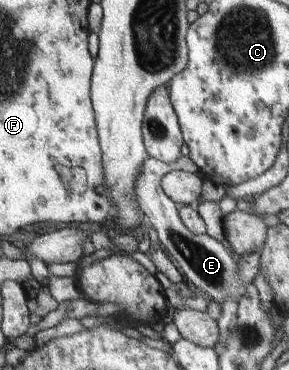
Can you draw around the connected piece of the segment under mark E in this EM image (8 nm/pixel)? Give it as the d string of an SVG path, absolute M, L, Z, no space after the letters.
M150 155L146 162L143 162L142 173L136 181L138 204L145 213L149 224L156 231L165 251L173 259L173 263L197 289L207 296L207 299L221 303L221 305L225 305L229 300L239 303L249 287L249 284L242 284L238 279L239 262L235 261L235 257L229 253L229 249L212 235L193 233L181 217L180 205L167 195L162 186L163 178L175 170L198 173L199 167L189 155L181 155L181 159L175 163L165 163Z

